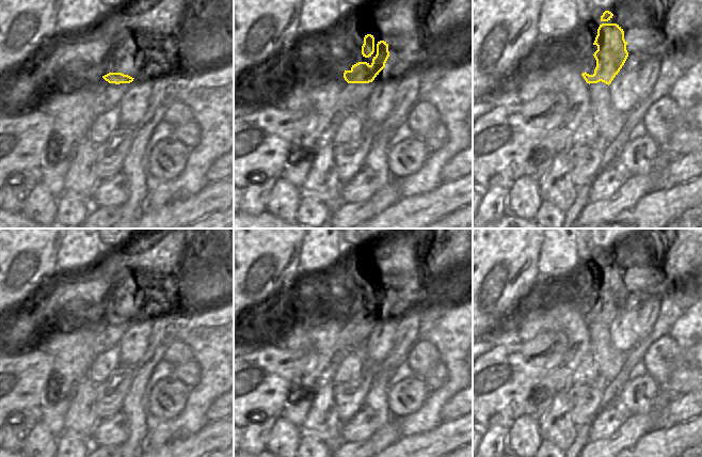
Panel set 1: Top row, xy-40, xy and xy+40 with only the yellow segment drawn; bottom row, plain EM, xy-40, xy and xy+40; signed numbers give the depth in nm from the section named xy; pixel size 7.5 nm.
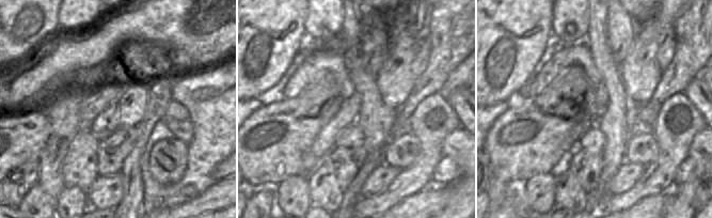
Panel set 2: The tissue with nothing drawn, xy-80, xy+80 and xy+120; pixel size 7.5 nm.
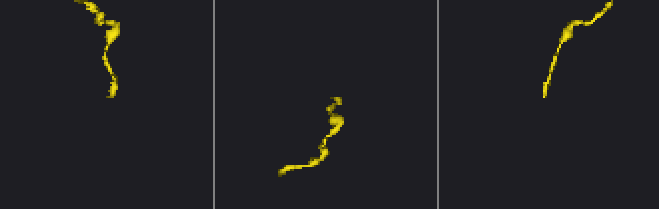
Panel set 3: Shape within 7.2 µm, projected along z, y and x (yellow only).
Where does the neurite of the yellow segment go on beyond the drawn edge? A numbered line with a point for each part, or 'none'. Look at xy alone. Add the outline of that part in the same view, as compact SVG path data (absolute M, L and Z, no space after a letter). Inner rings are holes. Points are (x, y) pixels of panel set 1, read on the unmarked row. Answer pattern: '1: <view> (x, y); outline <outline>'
1: xy (357, 332); outline M373 321L351 322L351 326L347 328L347 334L336 343L336 351L362 348L373 326Z

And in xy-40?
1: xy-40 (109, 339); outline M133 318L130 322L112 322L112 326L100 333L93 345L93 351L96 354L100 354L109 348L116 348L116 345L121 341L123 334L135 322Z

